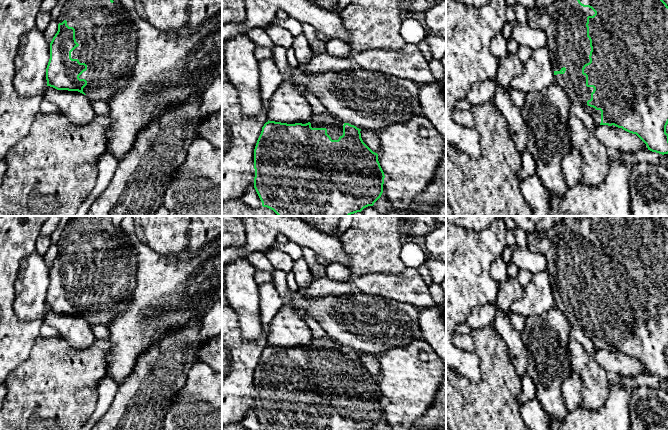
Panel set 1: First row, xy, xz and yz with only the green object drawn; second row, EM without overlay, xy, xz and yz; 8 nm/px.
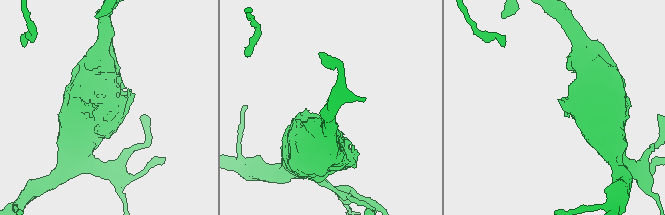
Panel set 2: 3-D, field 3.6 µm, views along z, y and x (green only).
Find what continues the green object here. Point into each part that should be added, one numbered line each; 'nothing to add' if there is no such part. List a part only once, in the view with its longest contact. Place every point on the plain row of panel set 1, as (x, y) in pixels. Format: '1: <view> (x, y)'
1: yz (568, 269)

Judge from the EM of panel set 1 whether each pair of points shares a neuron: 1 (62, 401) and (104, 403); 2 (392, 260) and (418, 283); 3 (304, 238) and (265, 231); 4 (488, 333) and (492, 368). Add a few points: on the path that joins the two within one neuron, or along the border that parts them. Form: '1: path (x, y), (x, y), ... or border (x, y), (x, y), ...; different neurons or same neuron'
1: border (101, 380), (97, 389), (96, 408), (87, 419); different neurons
2: border (406, 267), (397, 274), (380, 273); different neurons
3: path (294, 228), (275, 227); same neuron
4: path (488, 342), (488, 347), (492, 351), (492, 359); same neuron

